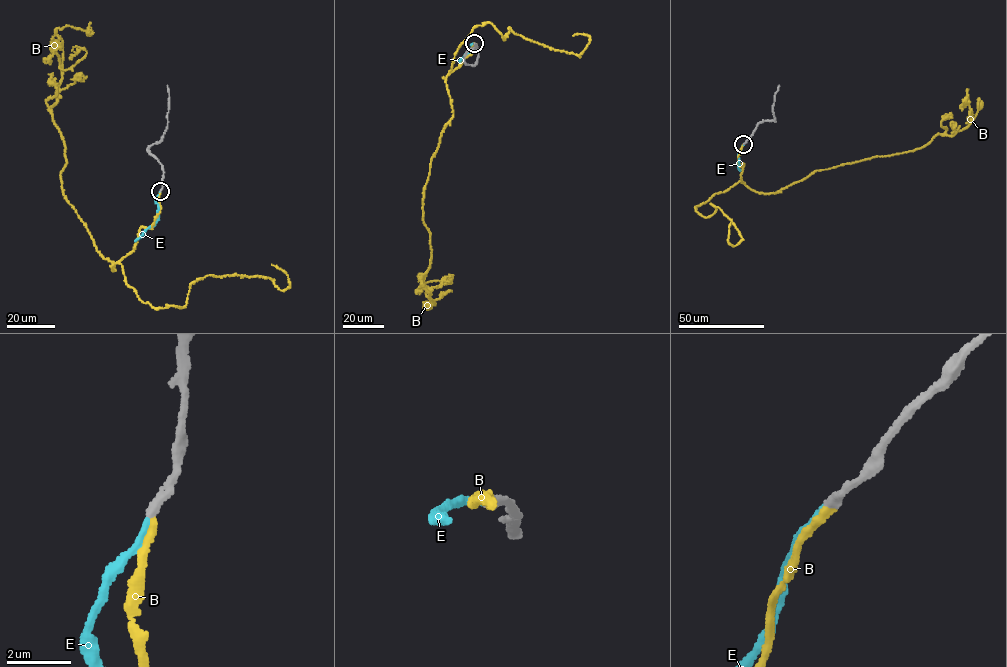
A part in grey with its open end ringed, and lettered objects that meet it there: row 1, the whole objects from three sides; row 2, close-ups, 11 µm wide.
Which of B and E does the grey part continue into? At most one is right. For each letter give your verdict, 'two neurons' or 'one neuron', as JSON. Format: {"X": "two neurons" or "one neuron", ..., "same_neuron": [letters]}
{"B": "two neurons", "E": "one neuron", "same_neuron": ["E"]}

